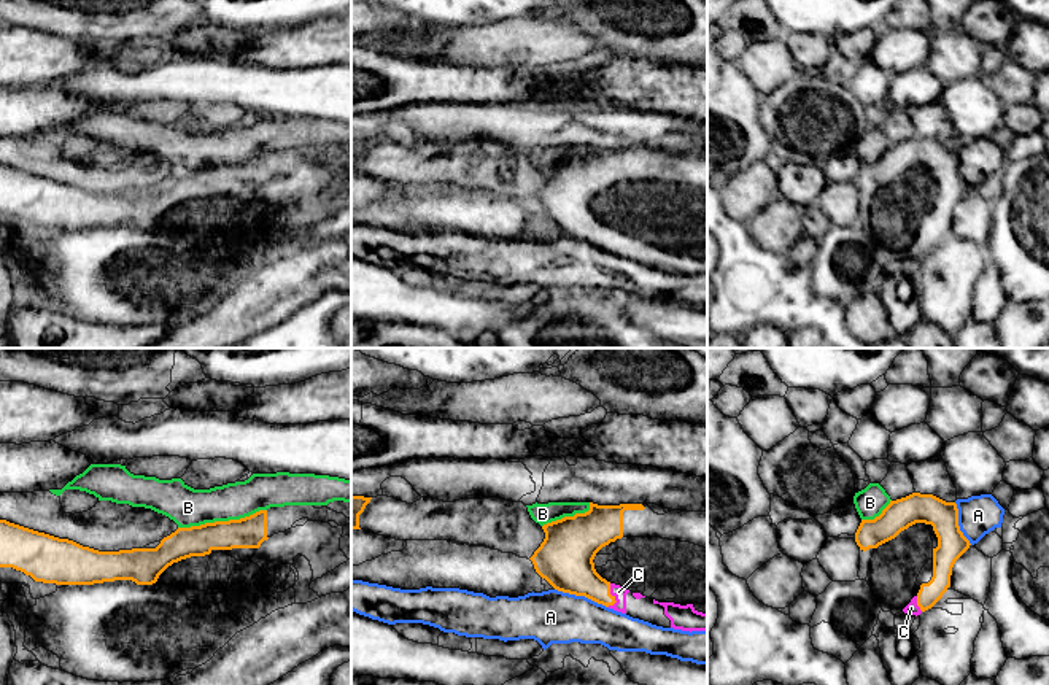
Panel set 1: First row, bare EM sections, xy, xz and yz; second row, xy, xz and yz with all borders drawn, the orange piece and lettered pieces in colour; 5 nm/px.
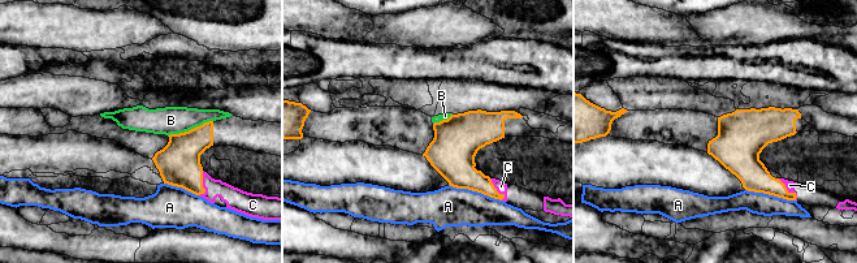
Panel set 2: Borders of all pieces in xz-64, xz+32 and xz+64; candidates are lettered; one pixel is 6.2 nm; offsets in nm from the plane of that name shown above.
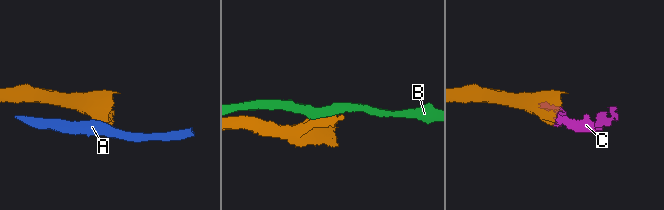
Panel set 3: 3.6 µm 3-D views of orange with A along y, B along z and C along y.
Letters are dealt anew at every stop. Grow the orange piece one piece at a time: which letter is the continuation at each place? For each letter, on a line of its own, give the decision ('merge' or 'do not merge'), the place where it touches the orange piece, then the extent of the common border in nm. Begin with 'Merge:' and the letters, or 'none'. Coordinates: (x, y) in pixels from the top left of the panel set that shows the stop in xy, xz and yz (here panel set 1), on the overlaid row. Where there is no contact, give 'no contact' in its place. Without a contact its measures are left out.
Merge: C
A: do not merge; meets orange in xz at (582, 595); contact 280 nm long
B: do not merge; meets orange in xy at (221, 522); contact 460 nm long
C: merge; meets orange in xz at (611, 595); contact 120 nm long

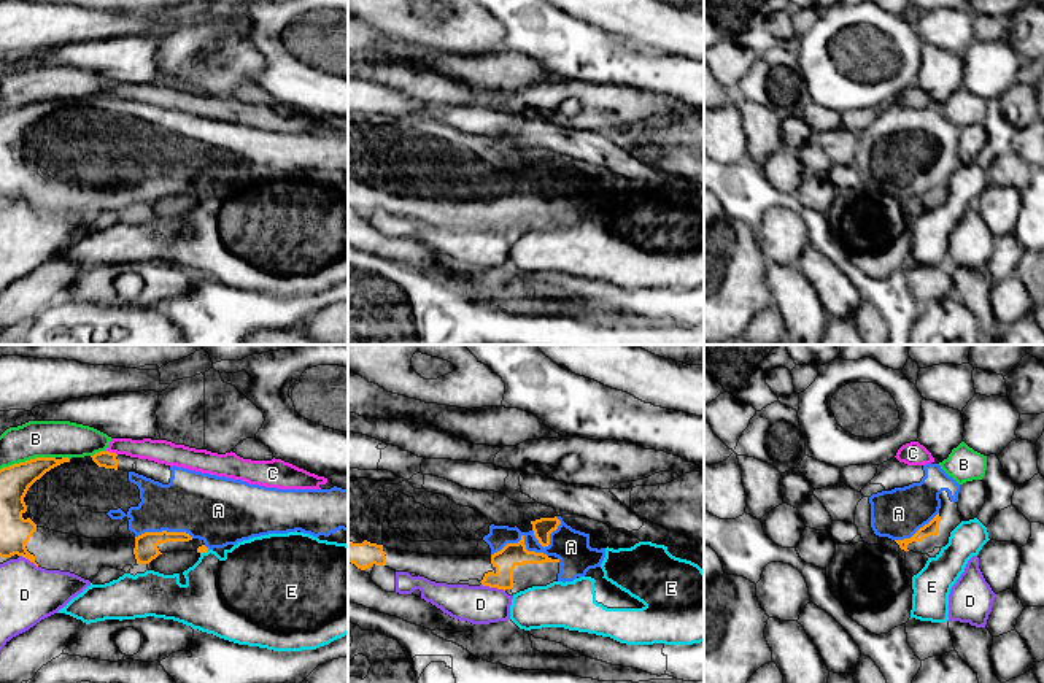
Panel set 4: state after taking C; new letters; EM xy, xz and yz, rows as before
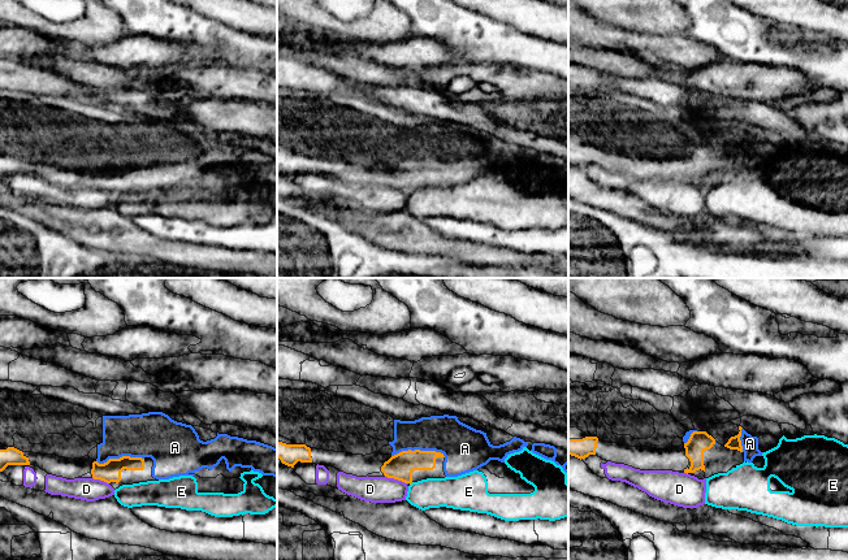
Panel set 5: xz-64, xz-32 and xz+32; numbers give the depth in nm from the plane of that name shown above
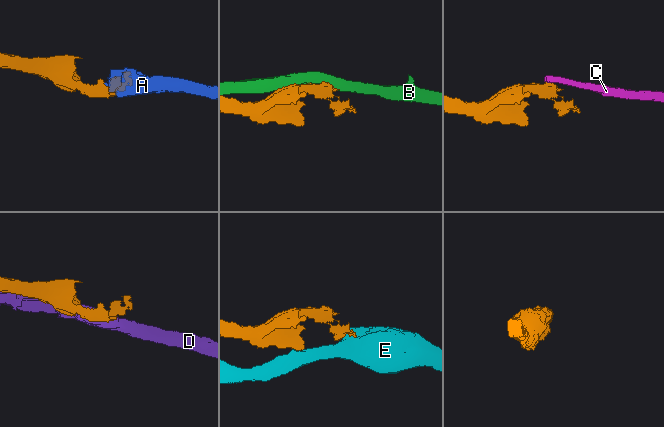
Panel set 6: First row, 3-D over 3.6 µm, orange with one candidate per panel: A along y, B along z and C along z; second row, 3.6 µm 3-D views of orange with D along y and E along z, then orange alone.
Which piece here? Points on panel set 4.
Merge: A
A: merge; meets orange in xz at (522, 539); contact 280 nm long
B: do not merge; meets orange in xy at (27, 461); contact 280 nm long
C: do not merge; meets orange in xy at (112, 453); contact 60 nm long
D: do not merge; meets orange in xz at (493, 586); contact 130 nm long
E: do not merge; meets orange in xy at (204, 551); contact 50 nm long

